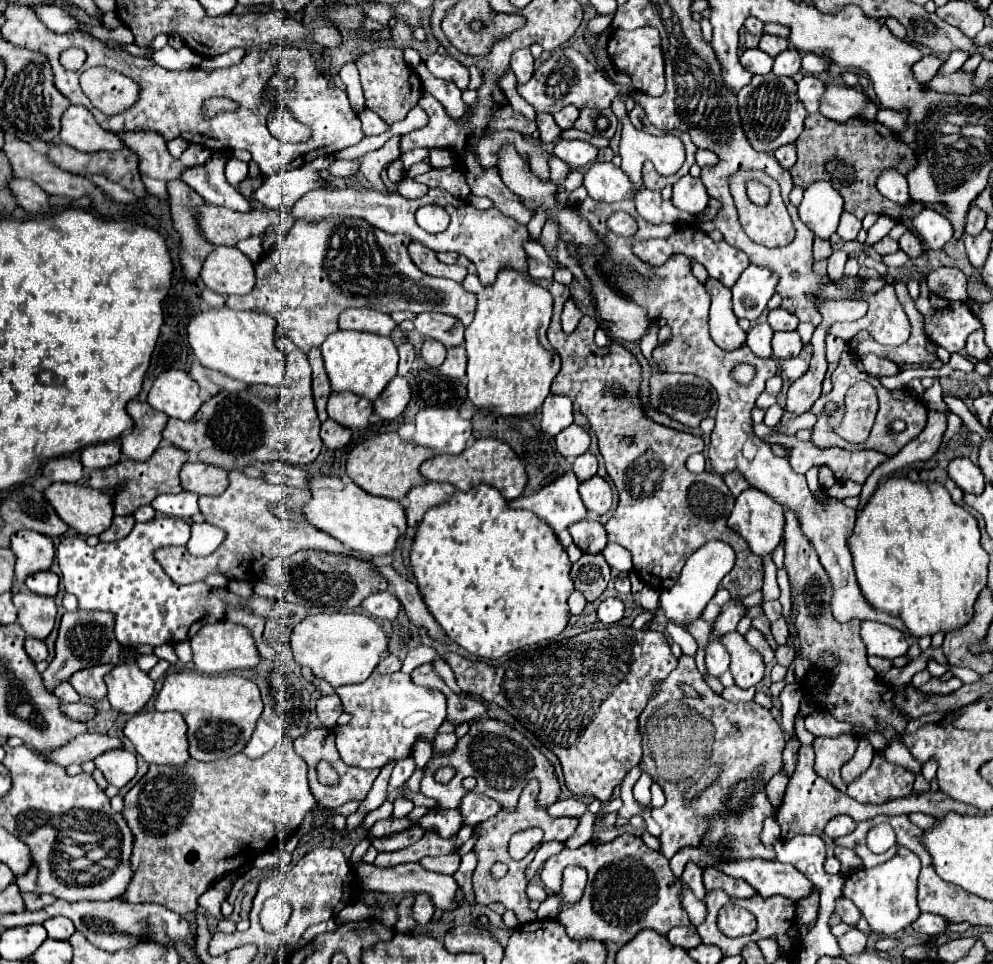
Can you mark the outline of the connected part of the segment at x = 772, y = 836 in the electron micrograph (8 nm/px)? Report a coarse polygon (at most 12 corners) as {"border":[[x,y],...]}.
{"border":[[775,818],[763,824],[761,840],[773,846],[779,840],[779,824]]}

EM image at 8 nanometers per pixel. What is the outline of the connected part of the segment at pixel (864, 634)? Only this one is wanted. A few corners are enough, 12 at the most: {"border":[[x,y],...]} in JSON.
{"border":[[861,622],[869,656],[897,658],[909,650],[901,630]]}

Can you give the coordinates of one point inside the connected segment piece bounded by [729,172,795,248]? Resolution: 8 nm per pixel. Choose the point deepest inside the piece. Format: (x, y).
(770, 225)

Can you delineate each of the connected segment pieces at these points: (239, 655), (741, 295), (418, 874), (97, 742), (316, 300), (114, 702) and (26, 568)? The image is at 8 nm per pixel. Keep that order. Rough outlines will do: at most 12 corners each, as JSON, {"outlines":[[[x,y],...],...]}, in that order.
{"outlines":[[[233,622],[205,624],[191,638],[203,674],[257,668],[251,632]],[[747,266],[731,288],[735,316],[755,322],[775,294],[767,268]],[[357,864],[365,890],[419,894],[437,908],[453,910],[459,888],[449,874],[419,864],[391,868]],[[81,734],[43,754],[59,766],[95,760],[123,748],[117,736]],[[359,218],[297,220],[233,310],[267,310],[303,354],[347,308],[441,312],[477,298],[423,274]],[[137,664],[115,666],[105,682],[111,708],[139,714],[153,680]],[[33,530],[11,536],[17,556],[15,578],[49,570],[55,548]]]}

